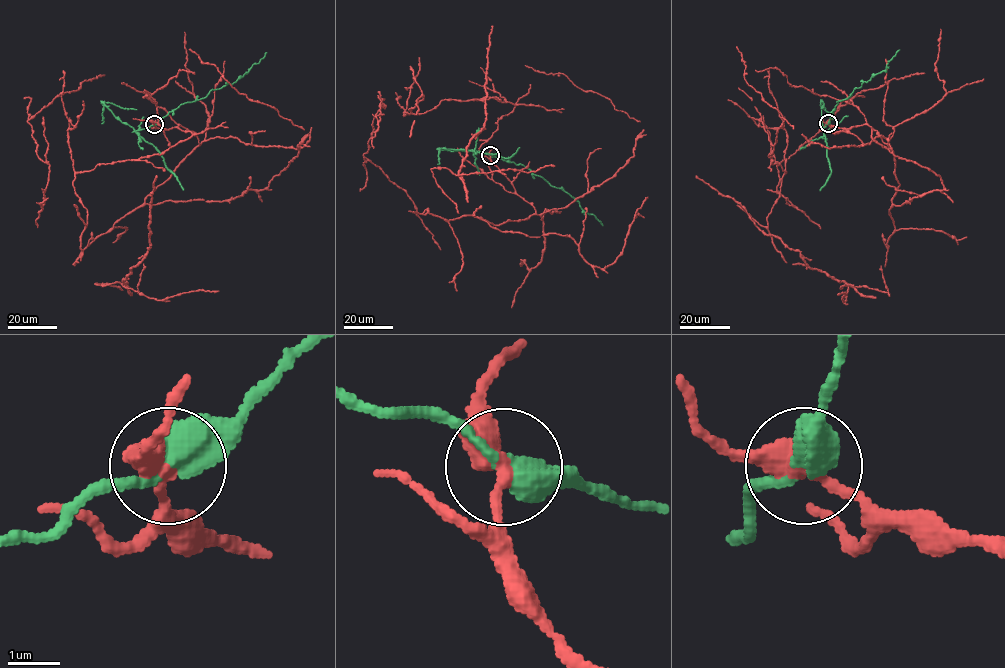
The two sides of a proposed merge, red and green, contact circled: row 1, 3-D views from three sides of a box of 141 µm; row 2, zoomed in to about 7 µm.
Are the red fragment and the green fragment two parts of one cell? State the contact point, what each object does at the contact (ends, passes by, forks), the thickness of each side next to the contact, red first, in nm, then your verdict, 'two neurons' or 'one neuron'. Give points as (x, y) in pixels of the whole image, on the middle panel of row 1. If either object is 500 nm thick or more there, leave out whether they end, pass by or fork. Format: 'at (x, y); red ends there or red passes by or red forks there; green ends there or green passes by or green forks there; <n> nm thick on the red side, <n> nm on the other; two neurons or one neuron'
at (490, 155); red passes by; green passes by; 400 nm thick on the red side, 440 nm on the other; two neurons

